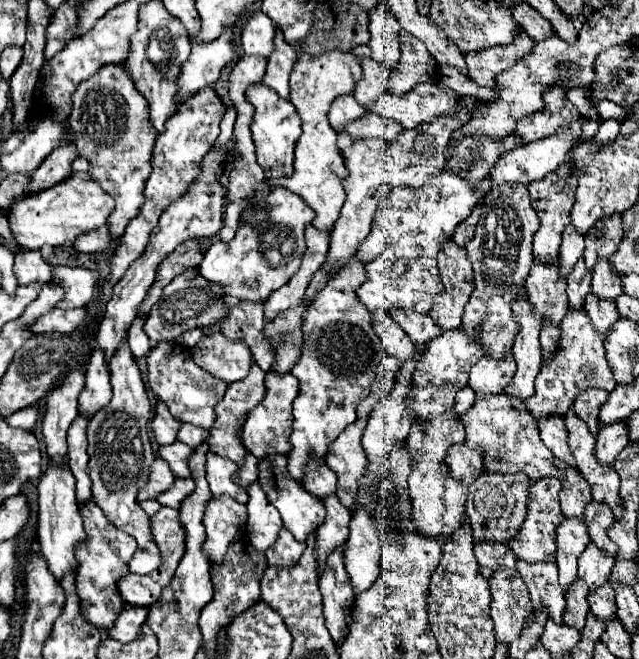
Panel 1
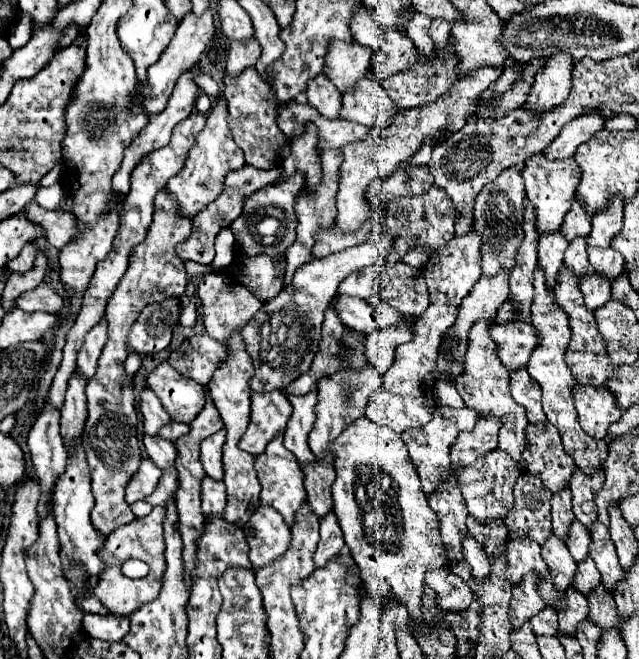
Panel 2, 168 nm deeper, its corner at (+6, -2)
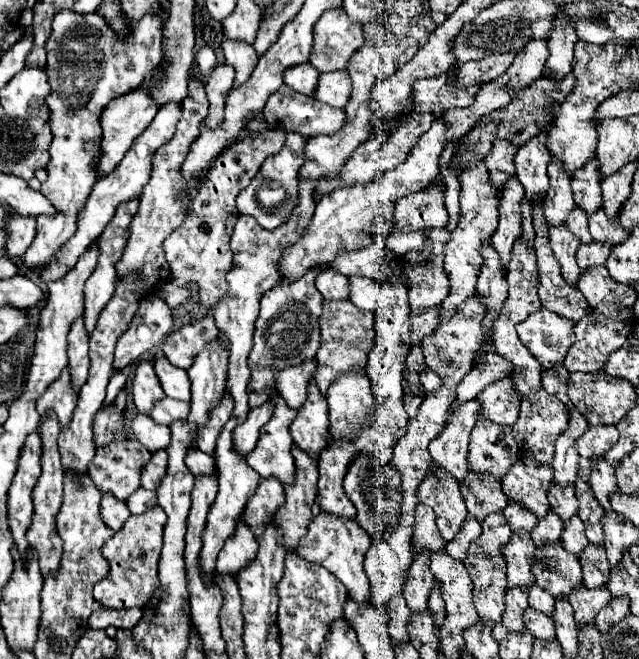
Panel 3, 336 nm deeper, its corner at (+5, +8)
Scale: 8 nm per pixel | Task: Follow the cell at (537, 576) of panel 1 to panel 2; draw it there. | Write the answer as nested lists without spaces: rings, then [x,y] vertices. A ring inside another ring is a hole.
[[[513,537],[507,539],[507,579],[511,583],[519,583],[527,571],[535,571],[535,575],[545,577],[549,575],[547,563],[543,563],[541,547],[529,537]]]

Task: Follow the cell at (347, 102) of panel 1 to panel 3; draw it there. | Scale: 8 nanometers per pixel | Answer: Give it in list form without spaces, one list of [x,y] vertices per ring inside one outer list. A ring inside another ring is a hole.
[[[310,63],[296,65],[296,67],[284,71],[284,83],[288,87],[296,89],[298,93],[304,93],[304,95],[312,95],[314,93],[318,77],[320,77],[320,71],[316,67],[312,67]]]

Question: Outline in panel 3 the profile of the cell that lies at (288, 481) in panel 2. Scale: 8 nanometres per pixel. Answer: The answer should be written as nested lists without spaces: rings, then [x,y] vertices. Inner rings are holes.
[[[278,395],[272,397],[276,407],[272,419],[262,427],[262,435],[252,453],[248,453],[248,465],[260,477],[276,477],[284,487],[292,485],[296,475],[296,465],[292,457],[292,437],[290,423],[296,419],[296,411],[286,405]]]

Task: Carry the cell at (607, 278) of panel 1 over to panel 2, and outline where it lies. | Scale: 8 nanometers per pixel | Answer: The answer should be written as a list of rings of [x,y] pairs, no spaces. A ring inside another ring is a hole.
[[[589,247],[589,261],[595,267],[595,271],[611,277],[611,281],[619,277],[619,273],[623,273],[623,255],[619,255],[619,251],[615,251],[613,247]]]

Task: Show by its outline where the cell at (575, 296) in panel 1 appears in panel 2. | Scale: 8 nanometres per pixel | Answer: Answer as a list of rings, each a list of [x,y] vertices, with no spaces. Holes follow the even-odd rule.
[[[577,237],[569,243],[565,251],[565,265],[575,273],[577,279],[583,279],[583,275],[591,275],[591,271],[595,271],[587,259],[585,237]]]

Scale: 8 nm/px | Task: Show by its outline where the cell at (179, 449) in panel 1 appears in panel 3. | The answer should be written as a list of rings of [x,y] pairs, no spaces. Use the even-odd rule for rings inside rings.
[[[138,413],[134,417],[132,433],[152,453],[156,453],[160,449],[168,449],[168,445],[170,445],[170,427],[154,423],[148,415]]]

